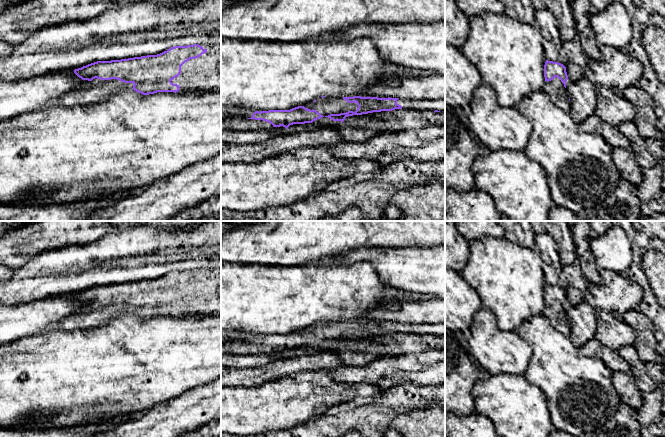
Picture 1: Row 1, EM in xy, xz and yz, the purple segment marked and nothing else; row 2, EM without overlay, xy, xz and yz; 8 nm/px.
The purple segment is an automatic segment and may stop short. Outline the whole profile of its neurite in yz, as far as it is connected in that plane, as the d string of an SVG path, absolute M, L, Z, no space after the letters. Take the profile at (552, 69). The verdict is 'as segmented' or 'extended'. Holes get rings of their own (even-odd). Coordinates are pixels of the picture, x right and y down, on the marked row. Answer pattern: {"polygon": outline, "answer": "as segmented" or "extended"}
{"polygon": "M546 60L544 77L545 85L543 90L550 96L553 104L569 113L571 105L565 89L568 80L566 67L561 63Z", "answer": "extended"}

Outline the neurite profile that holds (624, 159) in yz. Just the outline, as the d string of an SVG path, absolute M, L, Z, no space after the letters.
M613 148L611 157L621 178L628 181L634 187L638 187L642 183L642 168L637 163L632 149Z

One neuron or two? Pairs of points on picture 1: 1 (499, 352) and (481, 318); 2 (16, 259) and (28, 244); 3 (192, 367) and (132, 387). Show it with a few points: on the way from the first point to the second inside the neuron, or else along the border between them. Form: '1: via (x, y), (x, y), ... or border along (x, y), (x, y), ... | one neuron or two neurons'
1: via (491, 344), (486, 339), (484, 326) | one neuron
2: via (17, 255), (24, 248) | one neuron
3: via (177, 367), (152, 367), (147, 372) | one neuron

